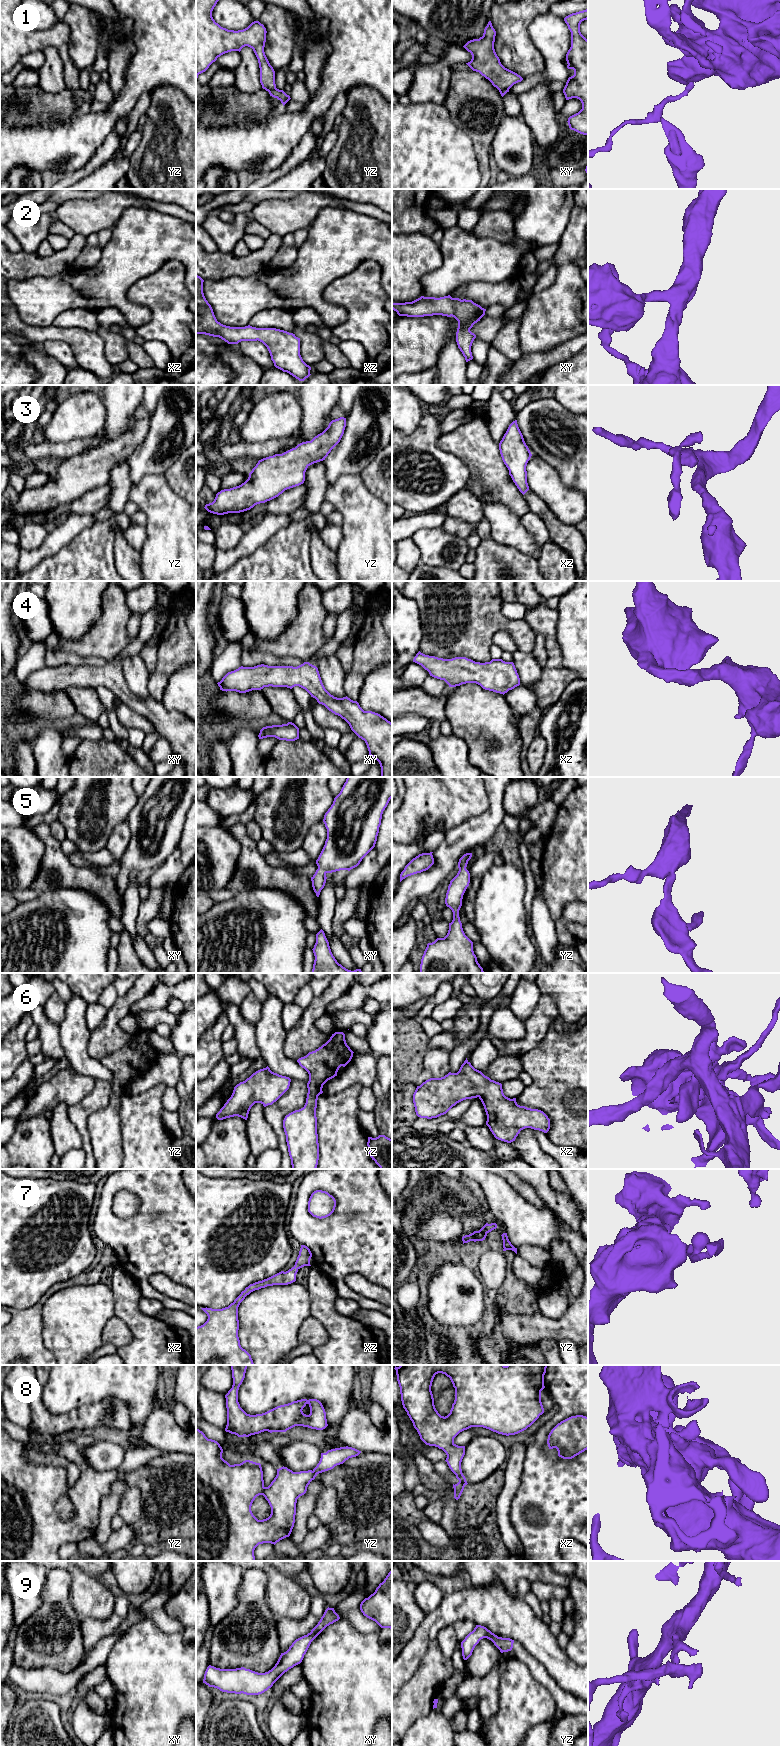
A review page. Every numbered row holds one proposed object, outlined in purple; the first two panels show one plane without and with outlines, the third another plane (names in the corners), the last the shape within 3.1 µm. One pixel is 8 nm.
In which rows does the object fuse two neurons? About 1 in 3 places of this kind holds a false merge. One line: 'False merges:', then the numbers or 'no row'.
False merges: 1, 8

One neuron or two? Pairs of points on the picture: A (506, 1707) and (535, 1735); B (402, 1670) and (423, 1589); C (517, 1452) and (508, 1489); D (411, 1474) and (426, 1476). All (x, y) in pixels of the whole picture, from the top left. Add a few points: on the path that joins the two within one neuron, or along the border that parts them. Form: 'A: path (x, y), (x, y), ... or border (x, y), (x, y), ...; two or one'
A: border (550, 1718), (533, 1725), (524, 1735); two
B: border (442, 1596), (441, 1602), (426, 1614); two
C: path (514, 1461), (512, 1480); one
D: border (413, 1458), (422, 1483); two

